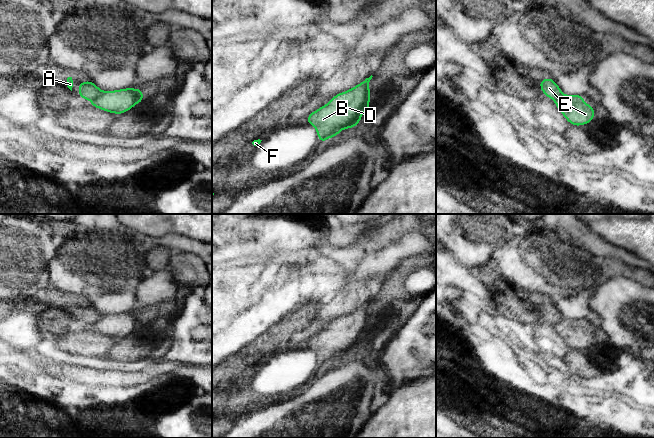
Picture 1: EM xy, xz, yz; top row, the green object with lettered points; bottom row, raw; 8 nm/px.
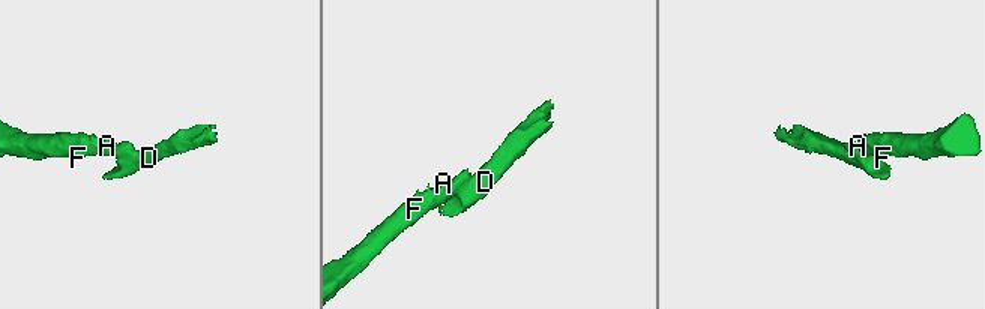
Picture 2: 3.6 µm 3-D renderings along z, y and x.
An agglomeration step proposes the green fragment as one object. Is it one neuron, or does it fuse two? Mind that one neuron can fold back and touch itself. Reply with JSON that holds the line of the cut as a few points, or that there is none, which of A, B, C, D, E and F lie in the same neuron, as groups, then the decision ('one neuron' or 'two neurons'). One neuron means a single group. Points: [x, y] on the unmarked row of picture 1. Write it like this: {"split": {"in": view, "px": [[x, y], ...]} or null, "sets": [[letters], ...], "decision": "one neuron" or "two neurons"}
{"split": {"in": "xy", "px": [[102, 316], [92, 324]]}, "sets": [["A", "E", "F"], ["B", "C", "D"]], "decision": "two neurons"}

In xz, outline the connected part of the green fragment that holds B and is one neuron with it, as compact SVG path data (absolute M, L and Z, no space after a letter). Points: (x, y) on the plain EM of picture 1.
M372 299L352 313L338 317L329 327L309 338L306 345L316 352L324 367L343 353L353 352L361 345L361 338L370 332L369 306Z

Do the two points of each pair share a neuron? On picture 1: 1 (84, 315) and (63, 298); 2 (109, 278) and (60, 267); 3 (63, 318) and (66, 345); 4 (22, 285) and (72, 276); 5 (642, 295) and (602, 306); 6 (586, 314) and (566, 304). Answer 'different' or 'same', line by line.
1: same
2: same
3: different
4: different
5: same
6: same

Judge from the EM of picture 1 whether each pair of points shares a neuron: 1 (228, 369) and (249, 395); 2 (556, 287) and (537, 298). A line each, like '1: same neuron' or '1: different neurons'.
1: different neurons
2: different neurons

